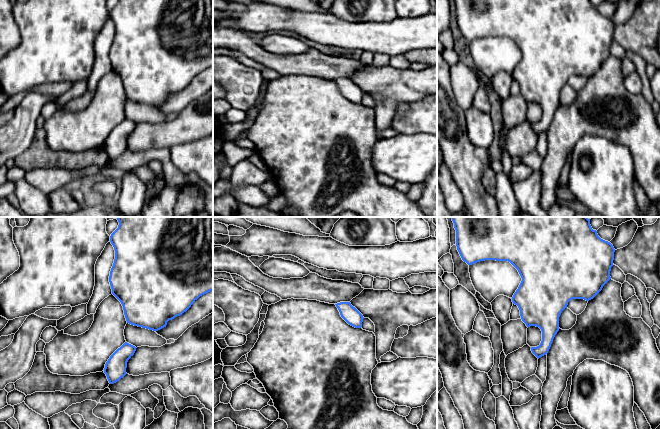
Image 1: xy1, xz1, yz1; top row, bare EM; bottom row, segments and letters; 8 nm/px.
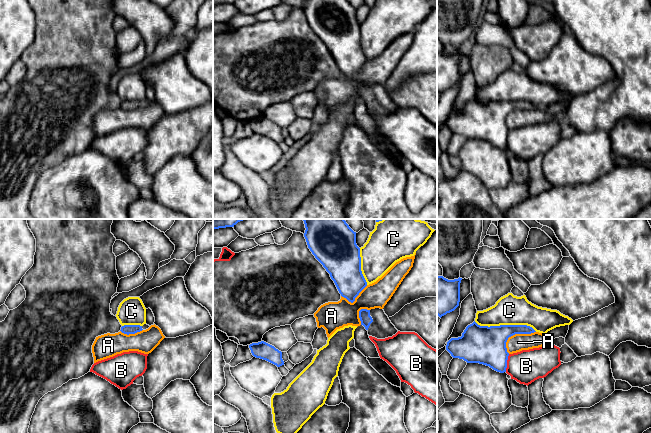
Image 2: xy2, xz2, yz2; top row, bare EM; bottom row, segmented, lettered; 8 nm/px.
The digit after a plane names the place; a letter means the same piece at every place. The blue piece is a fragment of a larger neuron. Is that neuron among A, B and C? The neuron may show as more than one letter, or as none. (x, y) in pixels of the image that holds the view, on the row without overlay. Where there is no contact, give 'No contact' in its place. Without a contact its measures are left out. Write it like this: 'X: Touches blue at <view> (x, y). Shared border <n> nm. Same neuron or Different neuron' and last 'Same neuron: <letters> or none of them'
A: Touches blue at yz2 (515, 109). Shared border 280 nm. Different neuron
B: Touches blue at yz2 (506, 139). Shared border 150 nm. Different neuron
C: Touches blue at yz2 (505, 101). Shared border 500 nm. Different neuron
Same neuron: none of them

